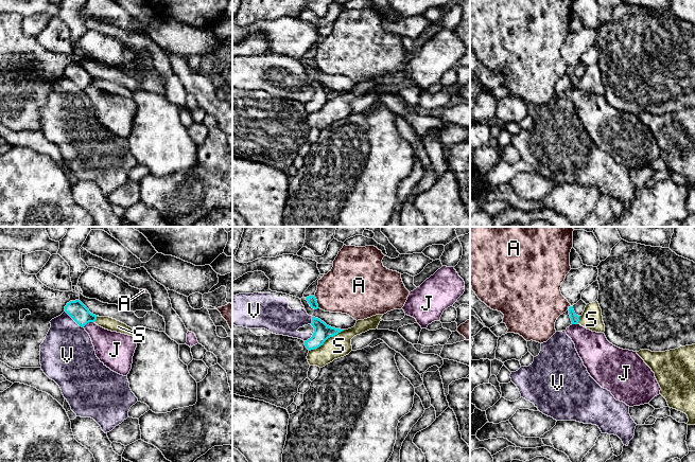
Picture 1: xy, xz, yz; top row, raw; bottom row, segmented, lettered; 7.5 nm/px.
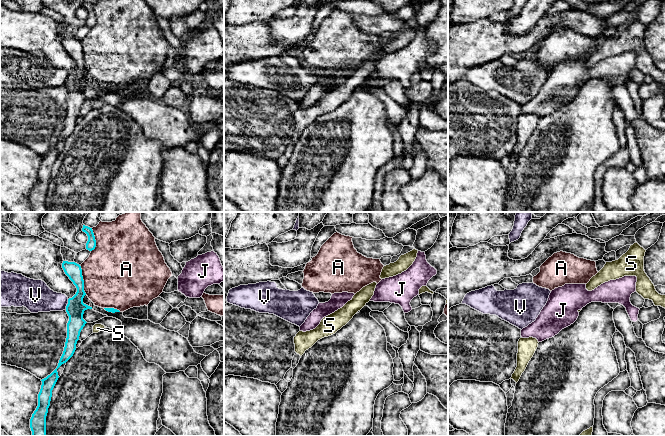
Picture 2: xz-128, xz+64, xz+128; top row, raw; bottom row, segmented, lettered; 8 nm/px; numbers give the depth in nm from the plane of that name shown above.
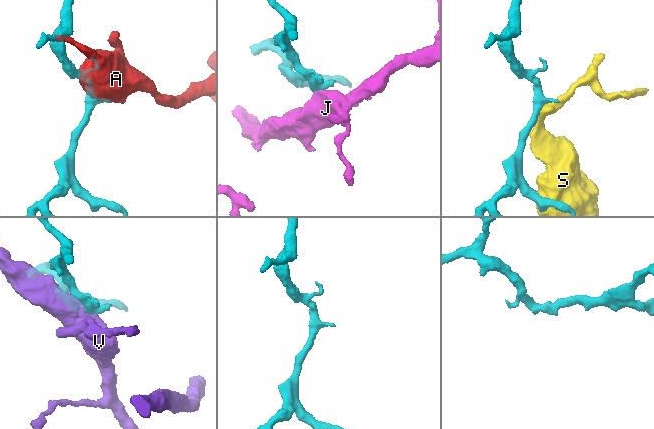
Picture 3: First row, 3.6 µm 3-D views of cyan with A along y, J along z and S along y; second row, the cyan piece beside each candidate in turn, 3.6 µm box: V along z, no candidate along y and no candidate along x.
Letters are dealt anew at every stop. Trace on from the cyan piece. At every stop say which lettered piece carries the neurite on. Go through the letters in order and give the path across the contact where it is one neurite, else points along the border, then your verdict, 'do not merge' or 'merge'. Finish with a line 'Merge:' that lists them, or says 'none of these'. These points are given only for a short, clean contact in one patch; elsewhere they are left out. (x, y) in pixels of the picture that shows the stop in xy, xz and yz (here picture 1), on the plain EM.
A: do not merge
J: along xy (93, 84), (89, 84), (83, 89) | do not merge
S: along xz (344, 92), (330, 99), (322, 107), (309, 113) | do not merge
V: along xy (65, 73), (83, 90) | do not merge
Merge: none of these

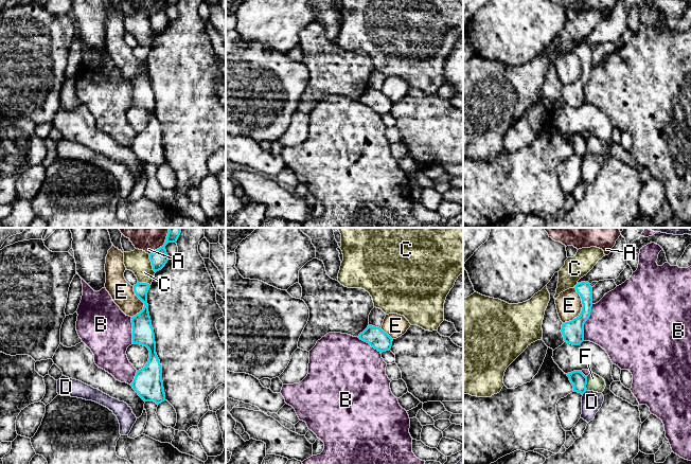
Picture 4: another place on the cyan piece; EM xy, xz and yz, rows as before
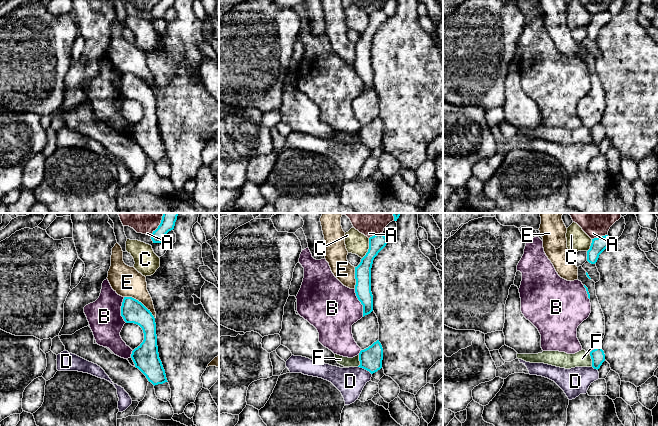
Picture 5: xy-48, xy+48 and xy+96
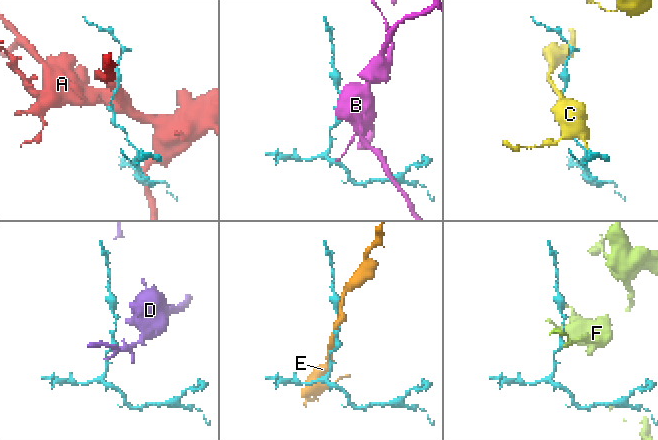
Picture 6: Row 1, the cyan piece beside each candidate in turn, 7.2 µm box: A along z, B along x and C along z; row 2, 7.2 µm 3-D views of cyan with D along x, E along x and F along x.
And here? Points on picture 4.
A: do not merge
B: do not merge
C: do not merge
D: along yz (586, 153), (582, 157) | do not merge
E: do not merge
F: along yz (587, 139), (586, 153) | do not merge
Merge: none of these

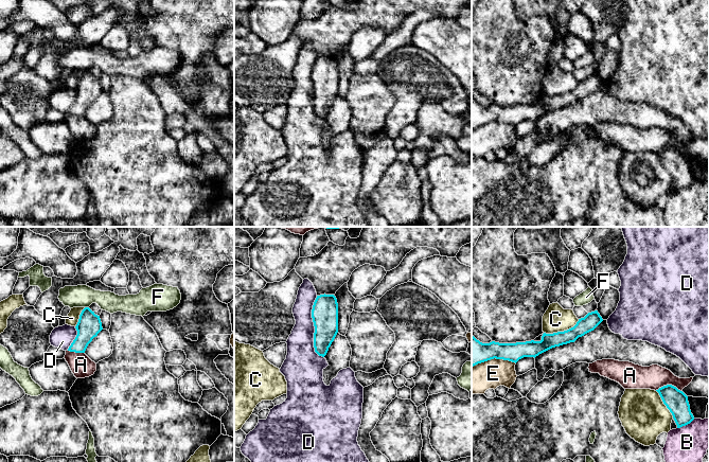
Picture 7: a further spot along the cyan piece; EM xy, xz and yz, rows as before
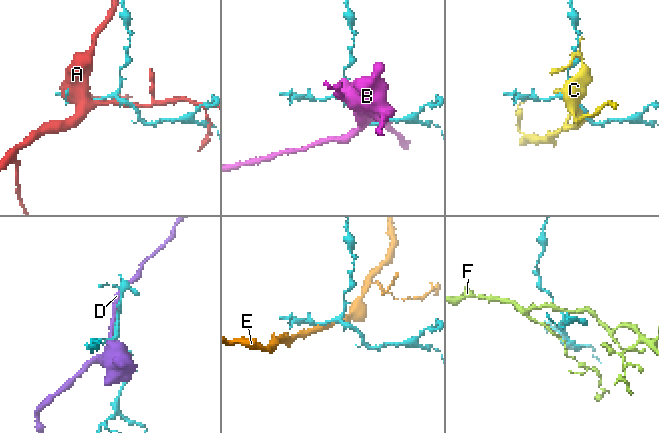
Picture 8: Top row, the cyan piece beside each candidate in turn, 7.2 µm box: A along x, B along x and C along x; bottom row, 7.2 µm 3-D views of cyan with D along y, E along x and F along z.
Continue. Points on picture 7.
A: do not merge
B: do not merge
C: do not merge
D: do not merge
E: along yz (515, 125), (491, 121), (472, 129) | do not merge
F: along xy (85, 69), (88, 70) | do not merge
Merge: none of these

